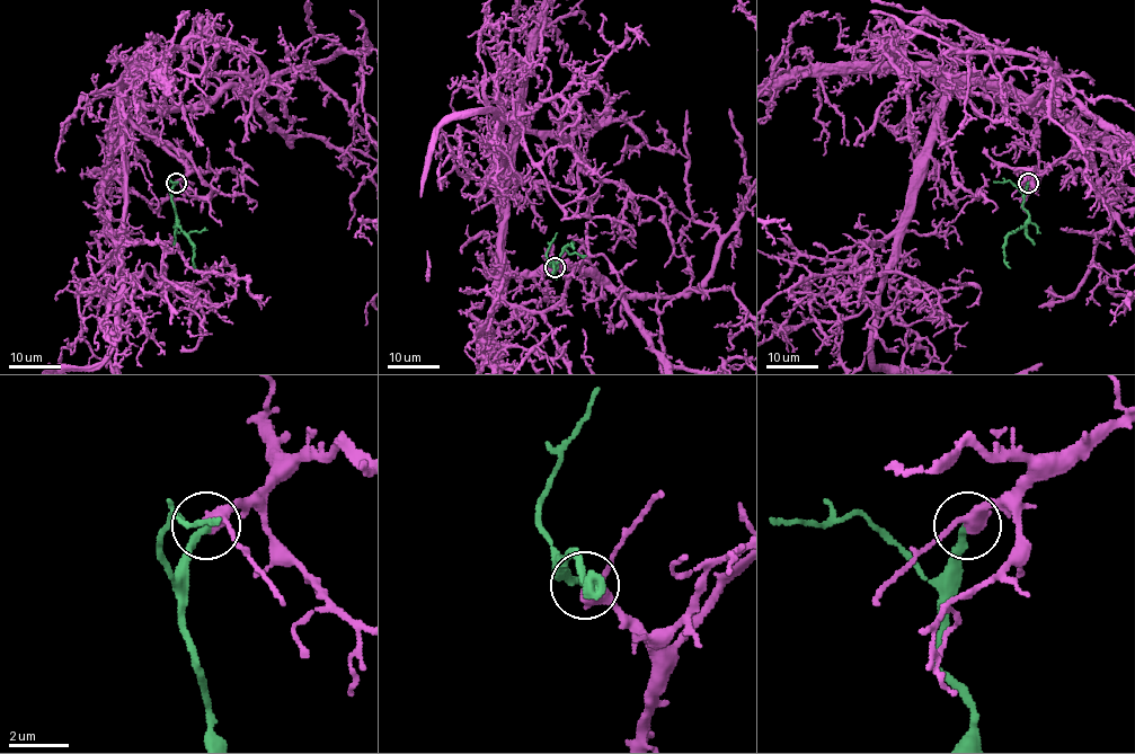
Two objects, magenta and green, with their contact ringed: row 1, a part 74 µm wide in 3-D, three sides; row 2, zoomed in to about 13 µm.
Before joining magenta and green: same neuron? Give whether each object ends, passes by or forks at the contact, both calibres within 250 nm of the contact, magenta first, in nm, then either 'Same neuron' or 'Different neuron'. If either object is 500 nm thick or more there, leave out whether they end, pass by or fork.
At the ring magenta passes by. At the ring green ends. Thickness 360 nm (magenta) against 280 nm. Same neuron

